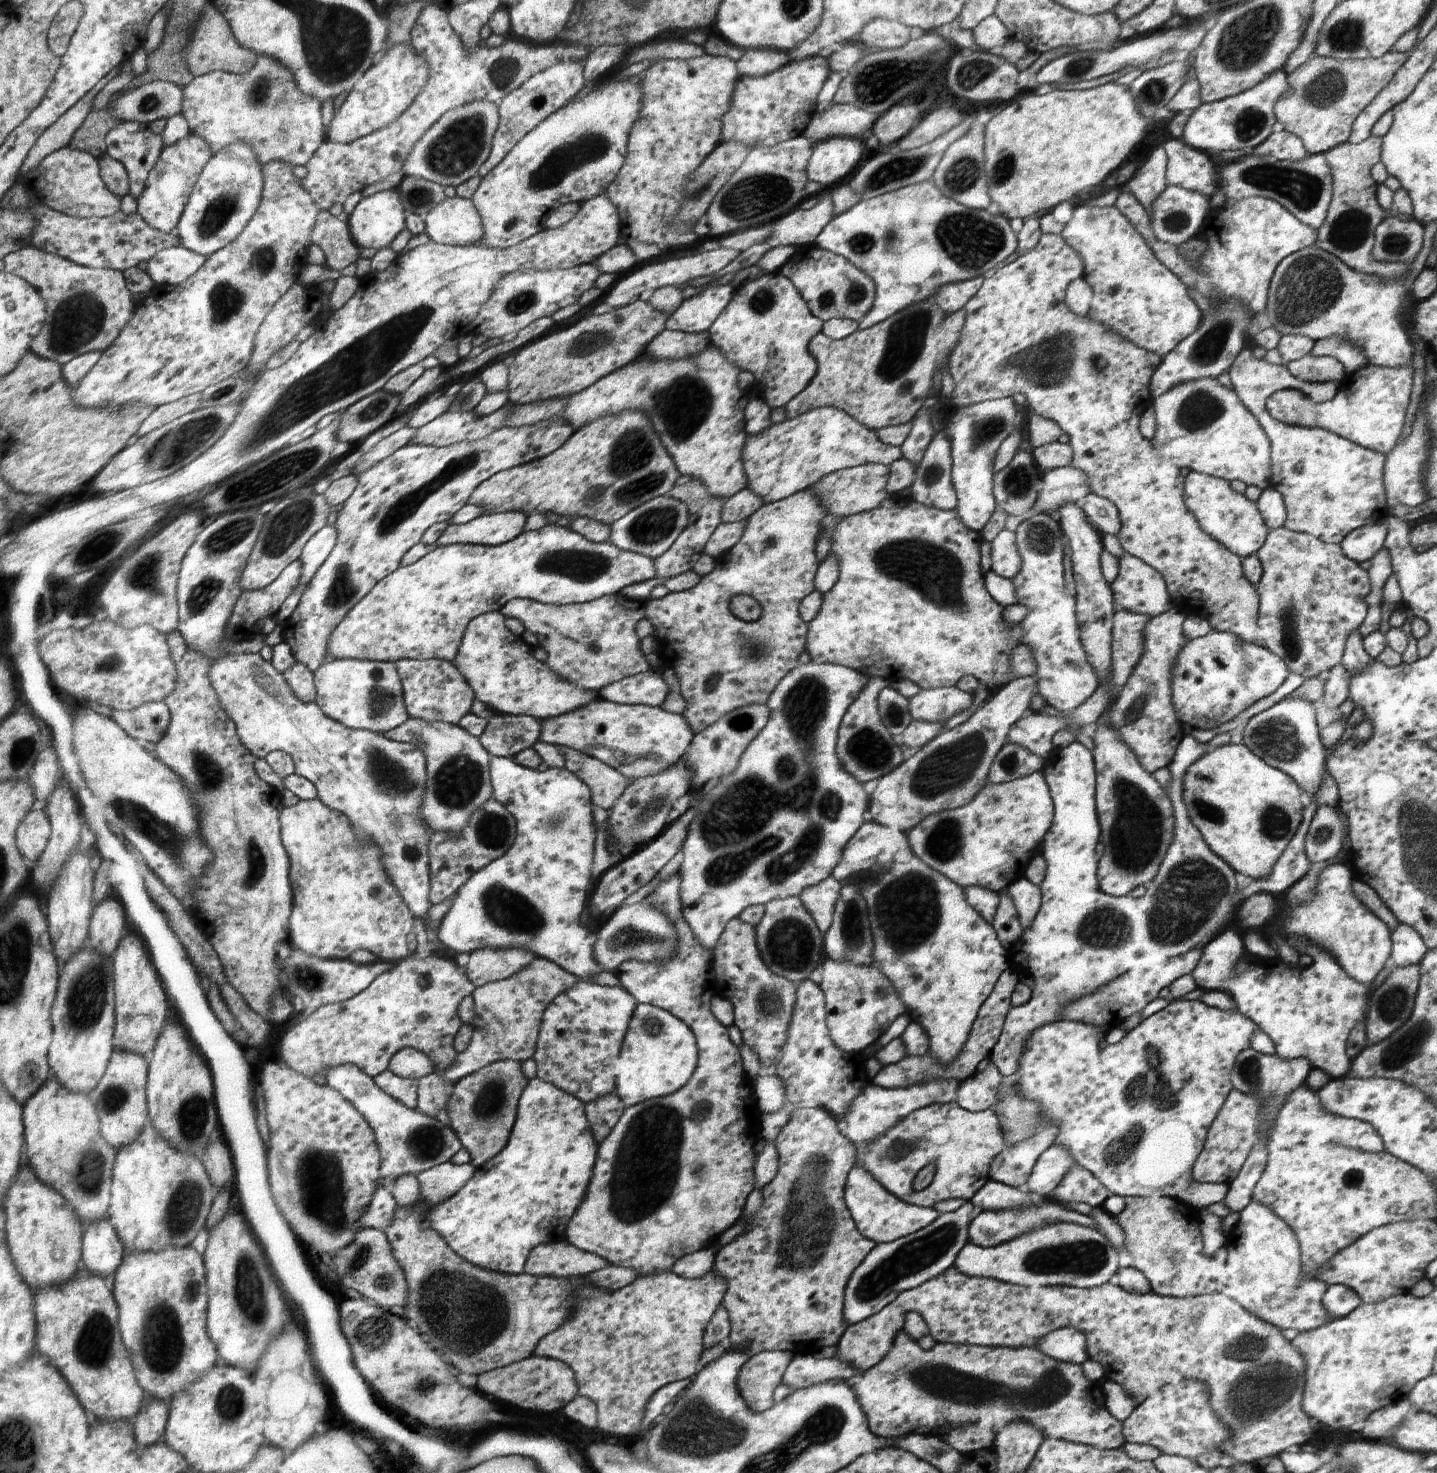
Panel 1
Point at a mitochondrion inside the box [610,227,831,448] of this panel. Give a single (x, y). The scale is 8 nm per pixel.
(682, 403)

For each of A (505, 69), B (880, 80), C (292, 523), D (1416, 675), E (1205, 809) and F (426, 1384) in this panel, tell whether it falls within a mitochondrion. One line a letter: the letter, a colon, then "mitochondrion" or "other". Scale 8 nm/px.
A: mitochondrion
B: mitochondrion
C: mitochondrion
D: other
E: mitochondrion
F: mitochondrion

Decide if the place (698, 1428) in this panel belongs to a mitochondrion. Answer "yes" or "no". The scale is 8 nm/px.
yes

